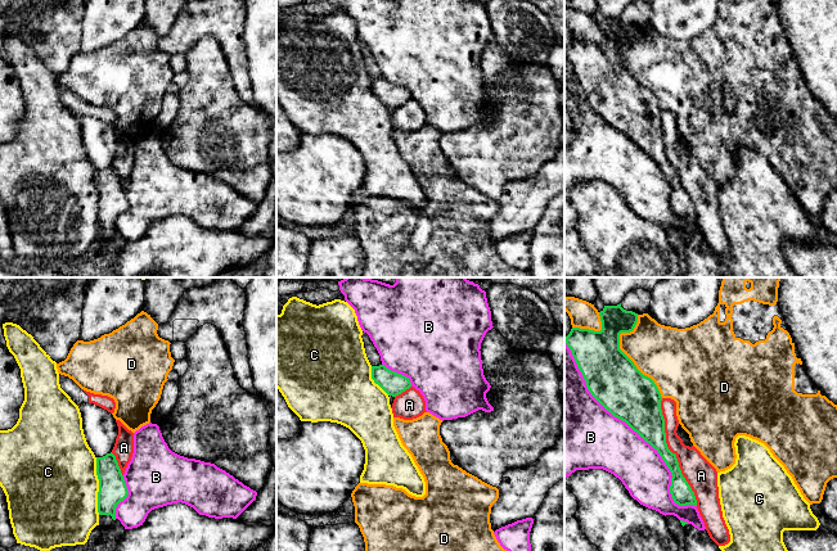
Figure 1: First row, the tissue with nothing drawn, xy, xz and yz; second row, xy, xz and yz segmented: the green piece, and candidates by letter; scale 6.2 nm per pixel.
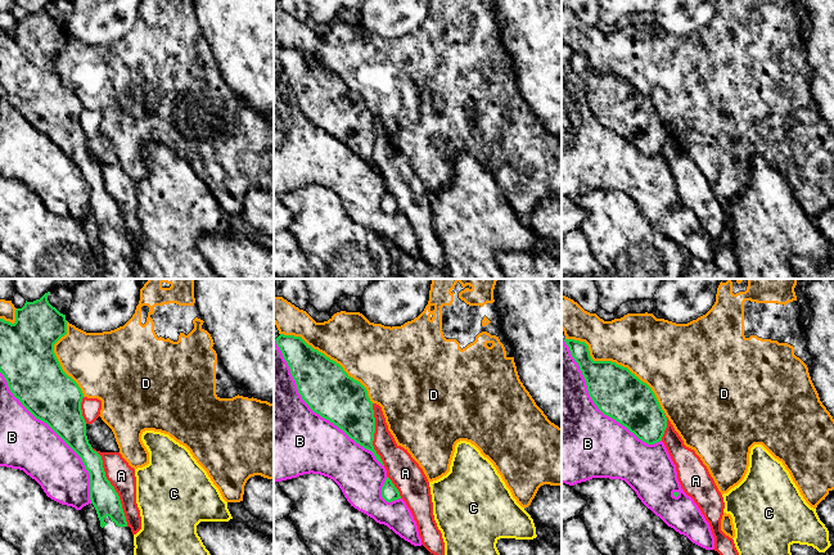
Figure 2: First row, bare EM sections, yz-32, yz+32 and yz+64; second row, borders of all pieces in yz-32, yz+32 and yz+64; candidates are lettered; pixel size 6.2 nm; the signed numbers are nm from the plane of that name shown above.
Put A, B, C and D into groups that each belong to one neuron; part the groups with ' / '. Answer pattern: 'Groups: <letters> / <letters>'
Groups: A / B / C / D

